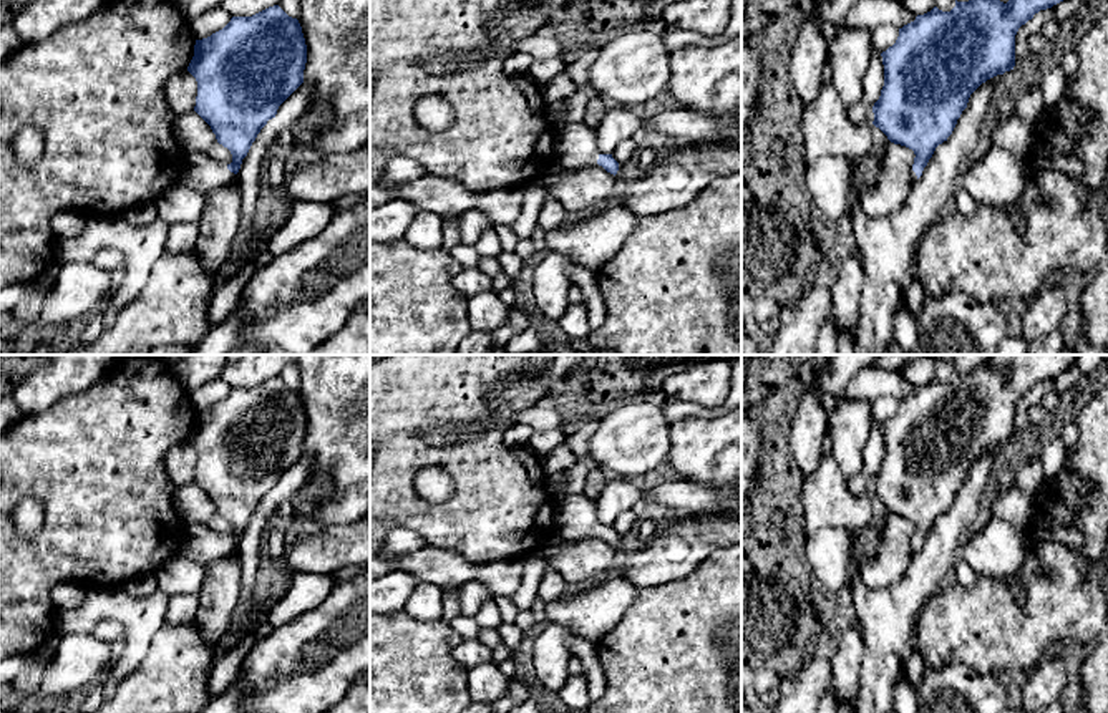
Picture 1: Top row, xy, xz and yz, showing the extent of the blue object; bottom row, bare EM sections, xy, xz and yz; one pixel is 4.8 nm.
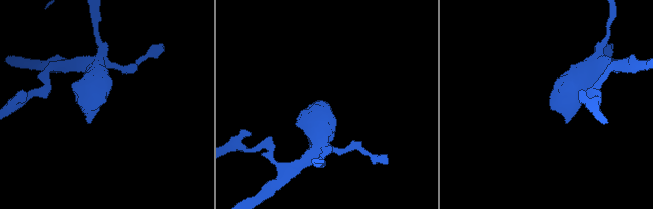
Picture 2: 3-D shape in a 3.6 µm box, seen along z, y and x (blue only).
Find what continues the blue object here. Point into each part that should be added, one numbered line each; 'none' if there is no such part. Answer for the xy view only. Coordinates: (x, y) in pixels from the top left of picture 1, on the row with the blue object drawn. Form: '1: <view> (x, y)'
1: xy (201, 173)

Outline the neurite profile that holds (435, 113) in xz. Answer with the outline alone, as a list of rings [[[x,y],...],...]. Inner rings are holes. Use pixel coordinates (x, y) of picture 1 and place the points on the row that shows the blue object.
[[[431,95],[415,104],[415,118],[431,133],[445,131],[453,124],[453,106],[441,95]]]

